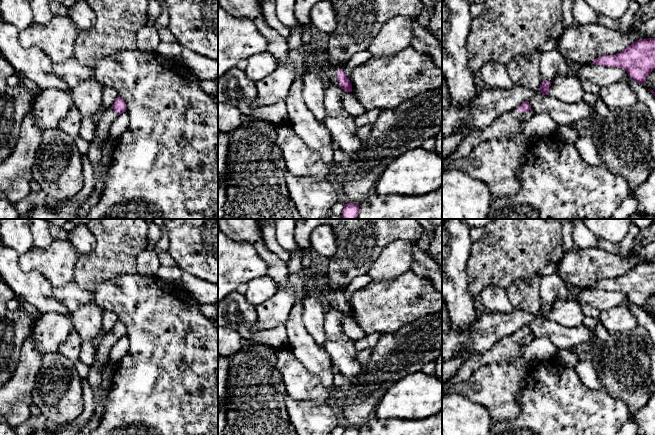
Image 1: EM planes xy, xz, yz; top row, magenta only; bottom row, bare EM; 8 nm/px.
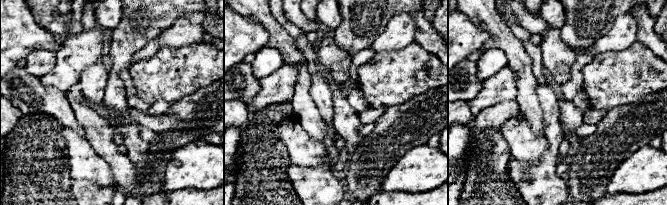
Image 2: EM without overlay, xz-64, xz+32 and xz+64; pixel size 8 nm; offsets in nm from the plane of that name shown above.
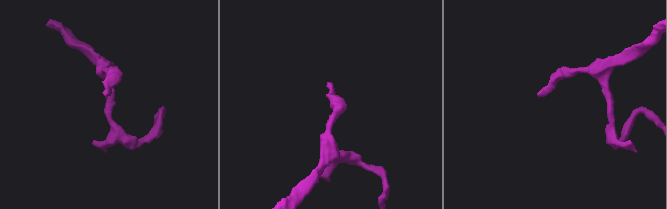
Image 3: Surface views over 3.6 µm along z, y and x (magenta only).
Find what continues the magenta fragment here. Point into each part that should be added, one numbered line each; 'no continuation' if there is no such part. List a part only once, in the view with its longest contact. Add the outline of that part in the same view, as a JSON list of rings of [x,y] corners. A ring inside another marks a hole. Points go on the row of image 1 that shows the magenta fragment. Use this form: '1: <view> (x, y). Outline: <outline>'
1: xz (322, 60). Outline: [[[315,48],[313,64],[322,72],[326,80],[333,85],[339,85],[337,73],[343,68],[332,64],[327,49],[321,50],[319,48]]]

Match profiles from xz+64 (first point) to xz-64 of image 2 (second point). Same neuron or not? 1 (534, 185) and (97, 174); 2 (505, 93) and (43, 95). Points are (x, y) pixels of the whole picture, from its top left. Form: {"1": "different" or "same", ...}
{"1": "different", "2": "different"}

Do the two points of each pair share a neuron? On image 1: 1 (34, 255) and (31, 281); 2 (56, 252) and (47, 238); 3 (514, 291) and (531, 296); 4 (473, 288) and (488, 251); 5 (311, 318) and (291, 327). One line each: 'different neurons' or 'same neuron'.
1: different neurons
2: different neurons
3: same neuron
4: same neuron
5: different neurons

